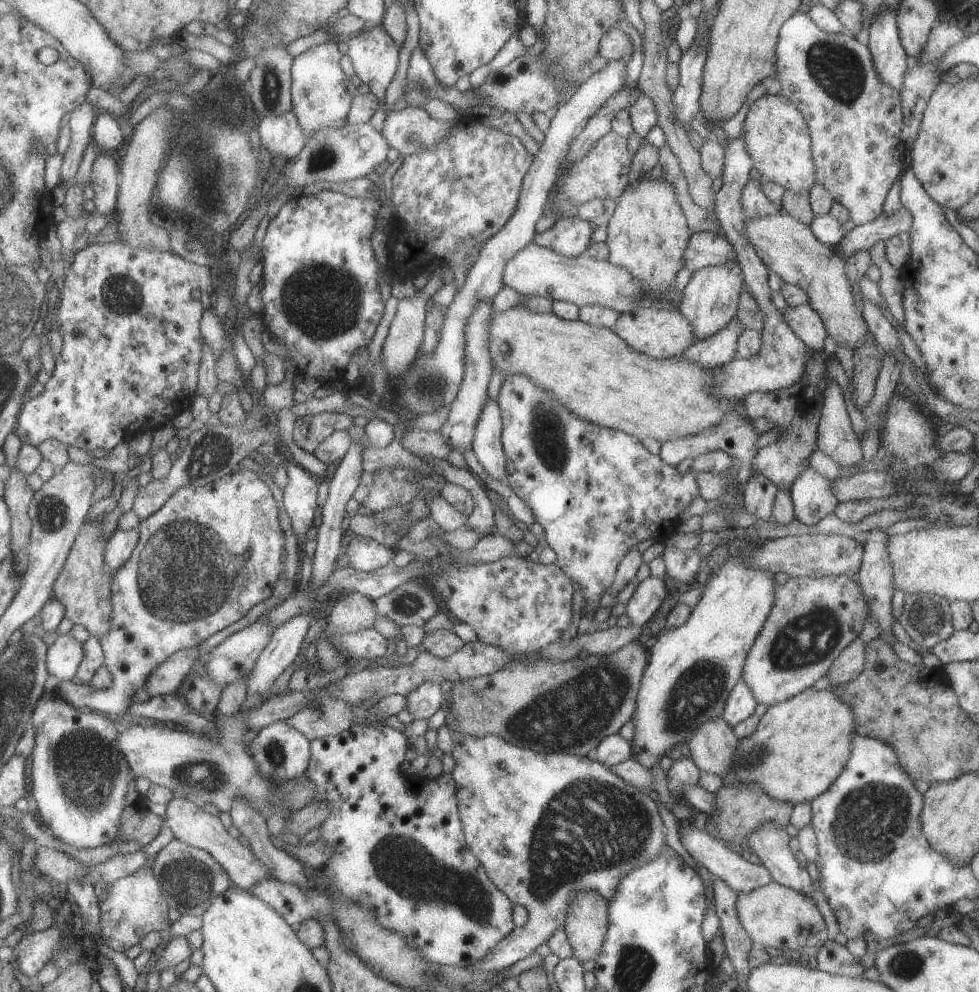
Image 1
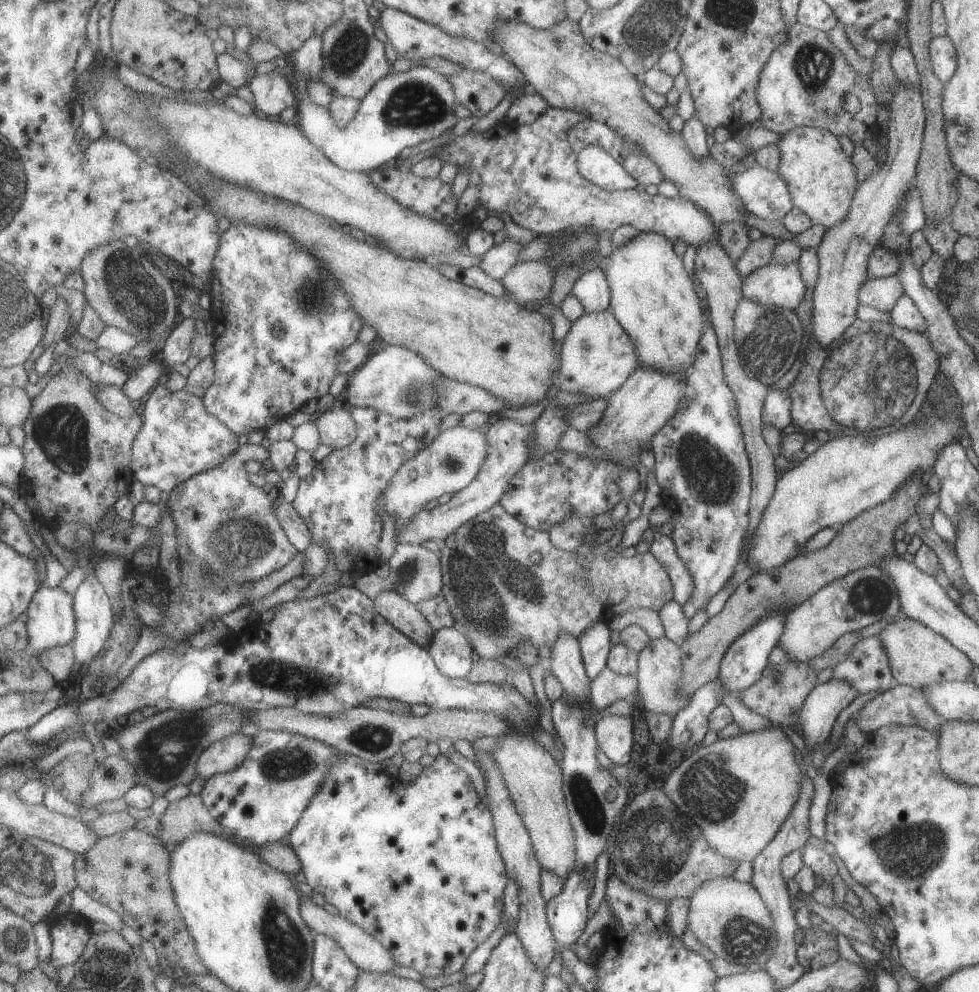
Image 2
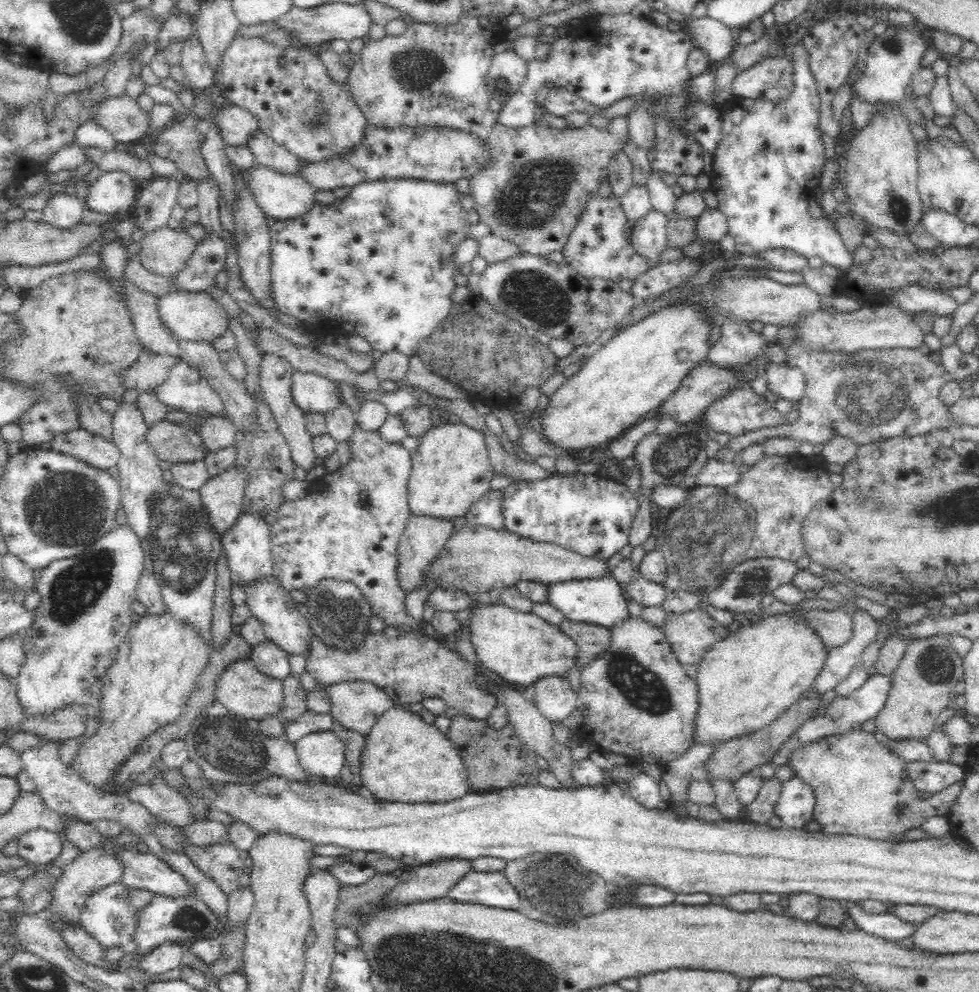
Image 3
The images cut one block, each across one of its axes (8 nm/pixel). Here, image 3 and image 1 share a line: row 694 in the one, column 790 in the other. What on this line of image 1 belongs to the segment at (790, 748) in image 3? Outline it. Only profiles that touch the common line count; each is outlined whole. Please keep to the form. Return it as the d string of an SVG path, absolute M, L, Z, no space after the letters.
M763 824L759 828L756 828L756 831L751 831L748 834L746 844L751 852L759 858L761 864L769 871L773 882L792 888L802 895L811 897L811 885L813 885L813 882L806 869L801 868L797 863L793 852L789 848L789 839L790 837L787 835L784 827Z

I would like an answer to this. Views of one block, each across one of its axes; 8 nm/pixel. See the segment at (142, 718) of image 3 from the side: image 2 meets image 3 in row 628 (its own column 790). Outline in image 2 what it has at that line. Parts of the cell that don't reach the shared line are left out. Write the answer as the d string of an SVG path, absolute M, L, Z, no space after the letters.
M797 127L777 140L779 150L779 166L776 171L791 194L793 207L801 210L812 225L823 226L829 230L837 222L841 222L849 210L851 198L857 190L856 169L829 130L815 127Z

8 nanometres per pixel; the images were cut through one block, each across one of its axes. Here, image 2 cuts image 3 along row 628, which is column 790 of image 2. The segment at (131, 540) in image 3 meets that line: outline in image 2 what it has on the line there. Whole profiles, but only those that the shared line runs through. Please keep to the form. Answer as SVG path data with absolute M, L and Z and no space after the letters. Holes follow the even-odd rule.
M795 23L786 30L782 41L759 74L756 88L762 128L774 134L785 134L797 127L829 130L834 136L846 136L854 145L876 138L877 104L867 76L858 74L847 64L843 54L827 40L825 31ZM847 94L859 100L859 112L843 110Z

